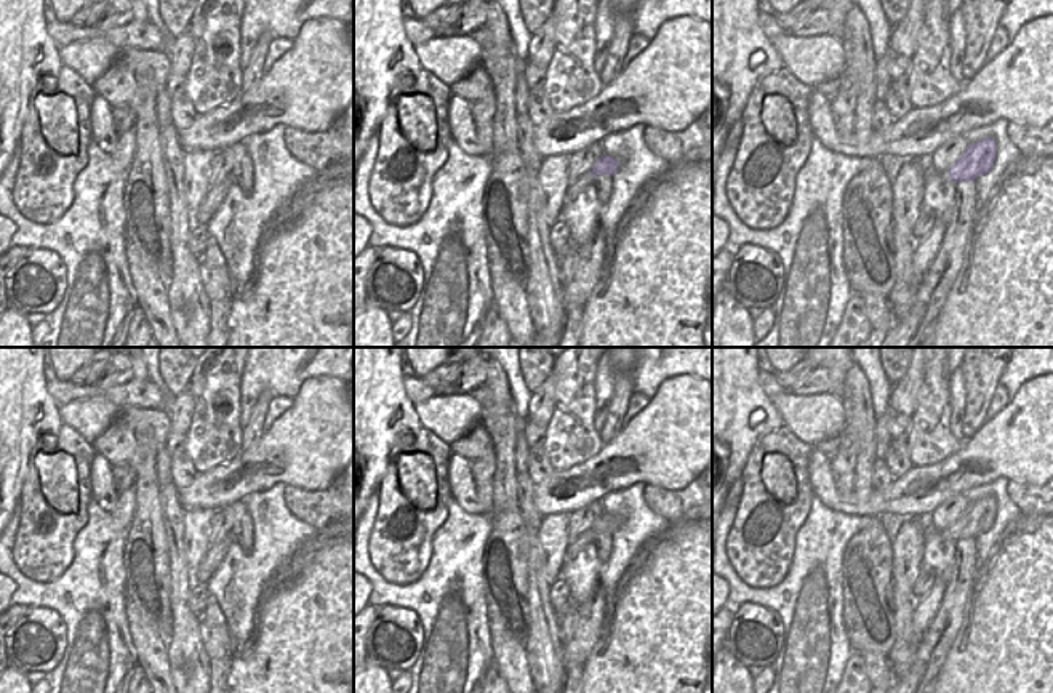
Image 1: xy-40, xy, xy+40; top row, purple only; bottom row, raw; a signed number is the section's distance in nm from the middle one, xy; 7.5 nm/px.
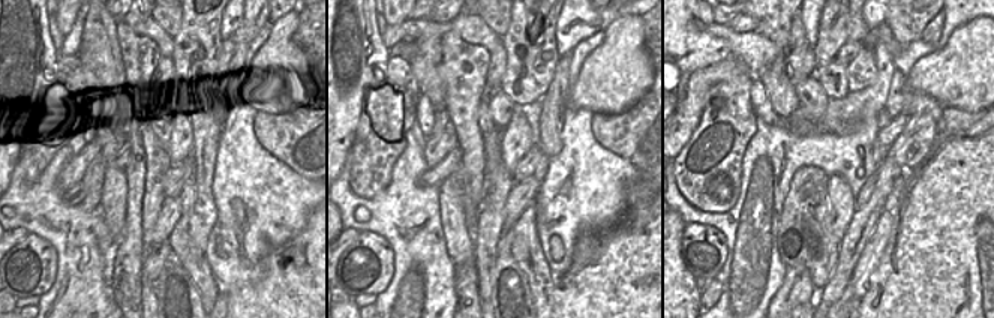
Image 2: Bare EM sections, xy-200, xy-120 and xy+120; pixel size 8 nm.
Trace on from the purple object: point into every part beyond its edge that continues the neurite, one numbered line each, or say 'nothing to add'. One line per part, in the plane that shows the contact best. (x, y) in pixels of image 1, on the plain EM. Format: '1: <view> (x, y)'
1: xy (573, 548).

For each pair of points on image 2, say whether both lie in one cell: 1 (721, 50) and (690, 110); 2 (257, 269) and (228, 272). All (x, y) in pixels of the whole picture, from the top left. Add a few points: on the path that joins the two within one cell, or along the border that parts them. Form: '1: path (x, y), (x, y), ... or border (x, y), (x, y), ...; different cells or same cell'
1: border (730, 56), (696, 69), (685, 84); different cells
2: path (249, 272), (236, 272); same cell

